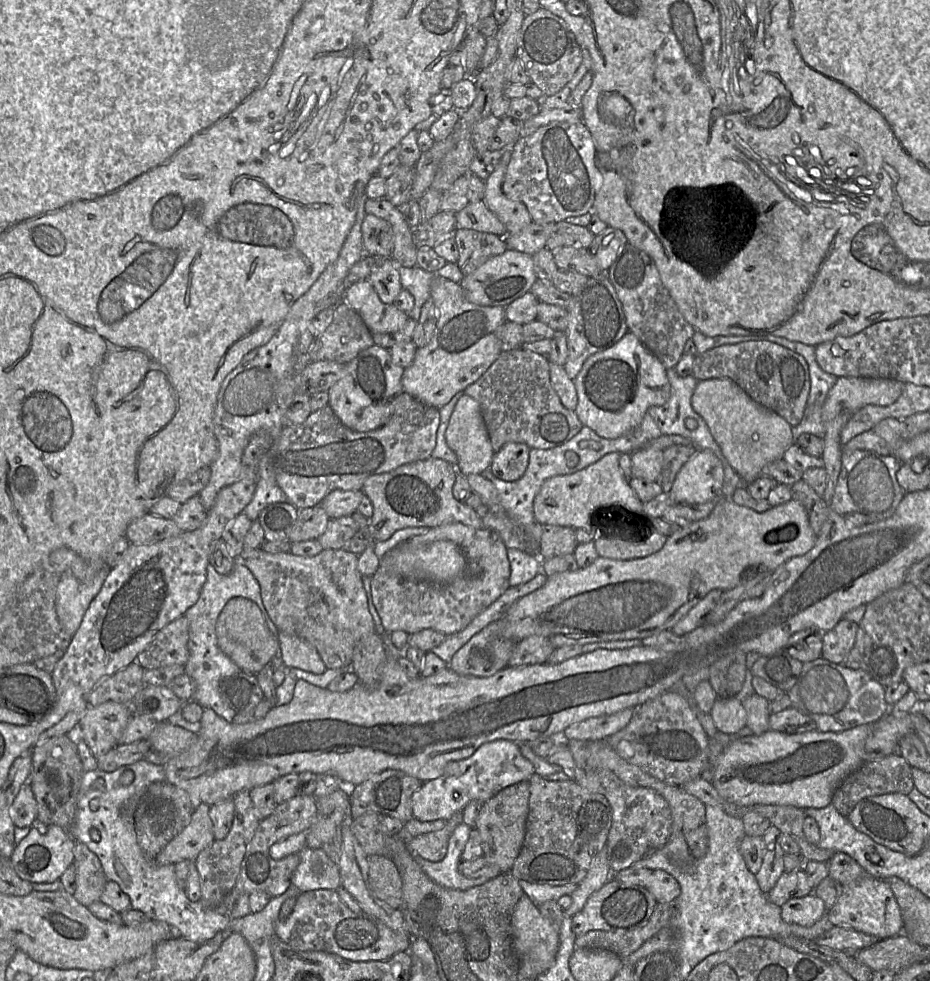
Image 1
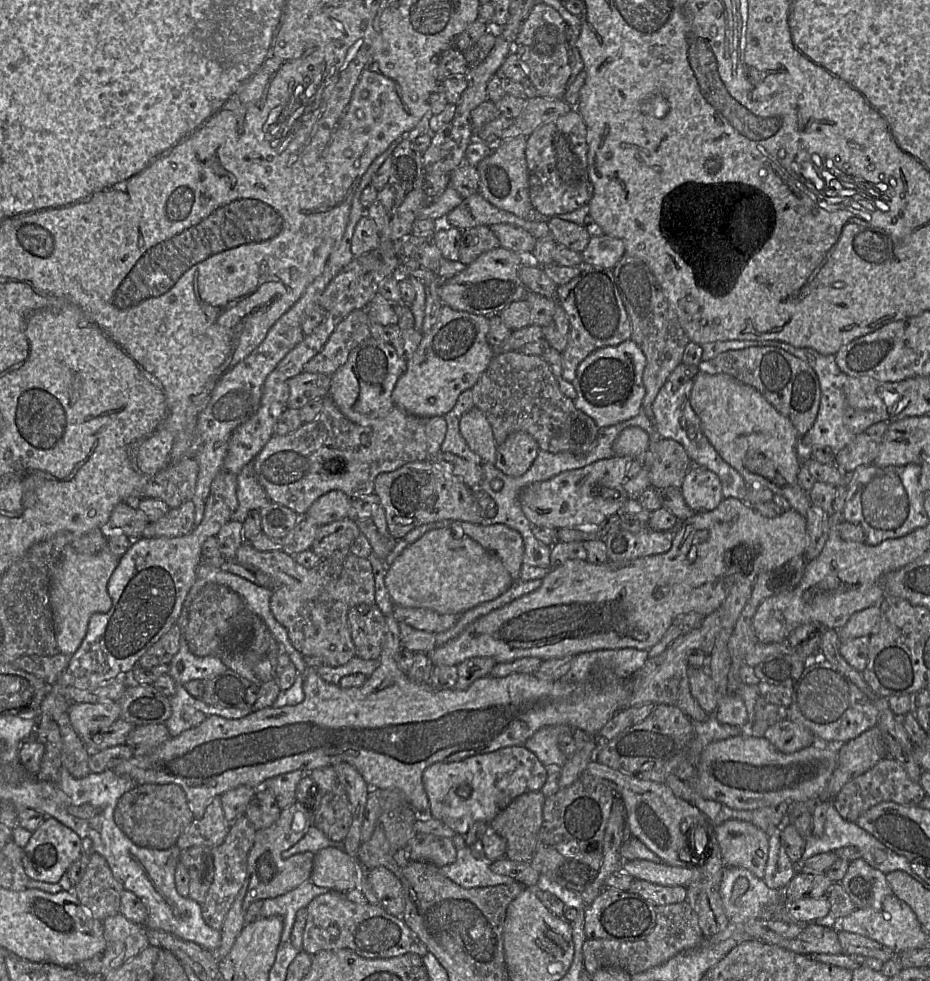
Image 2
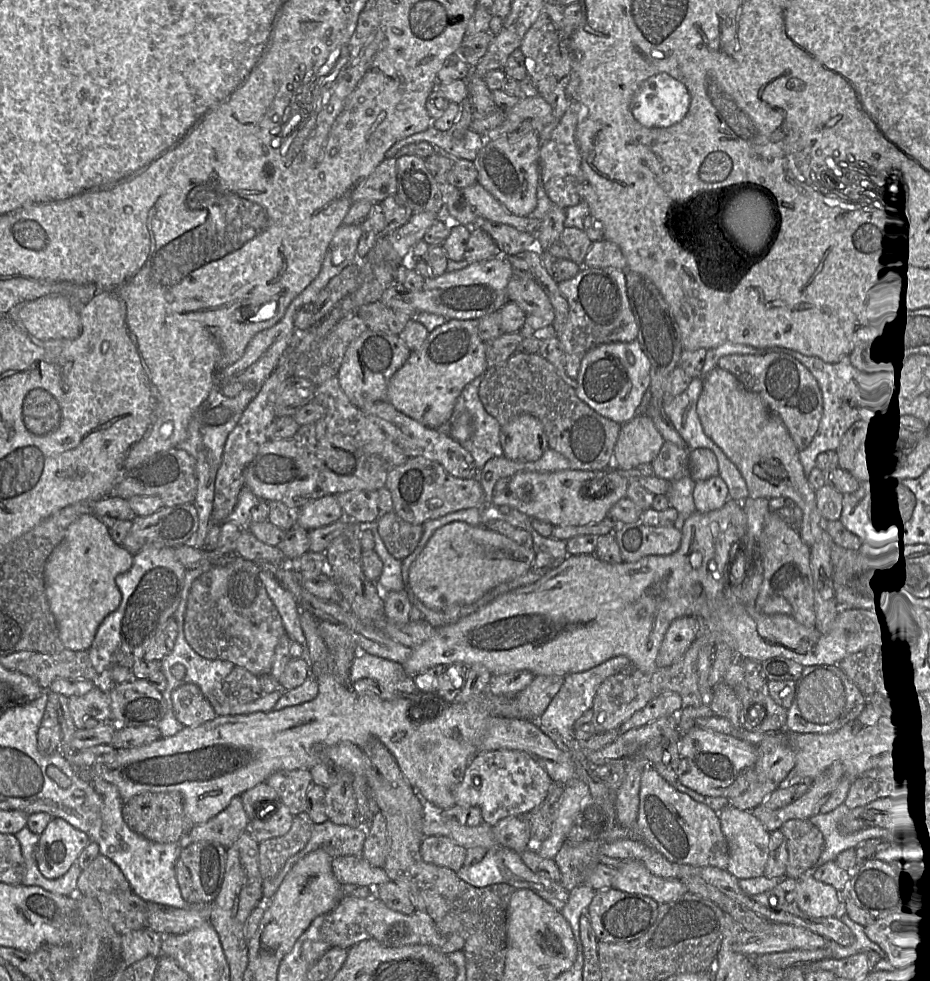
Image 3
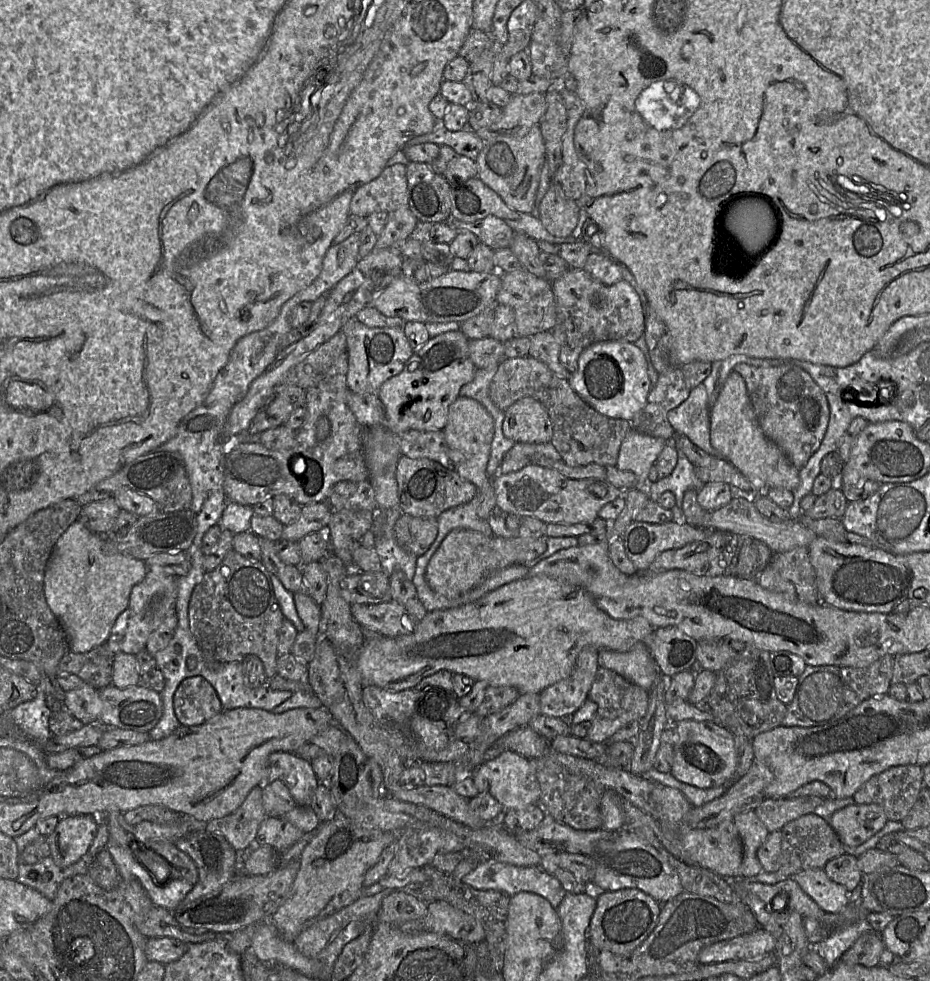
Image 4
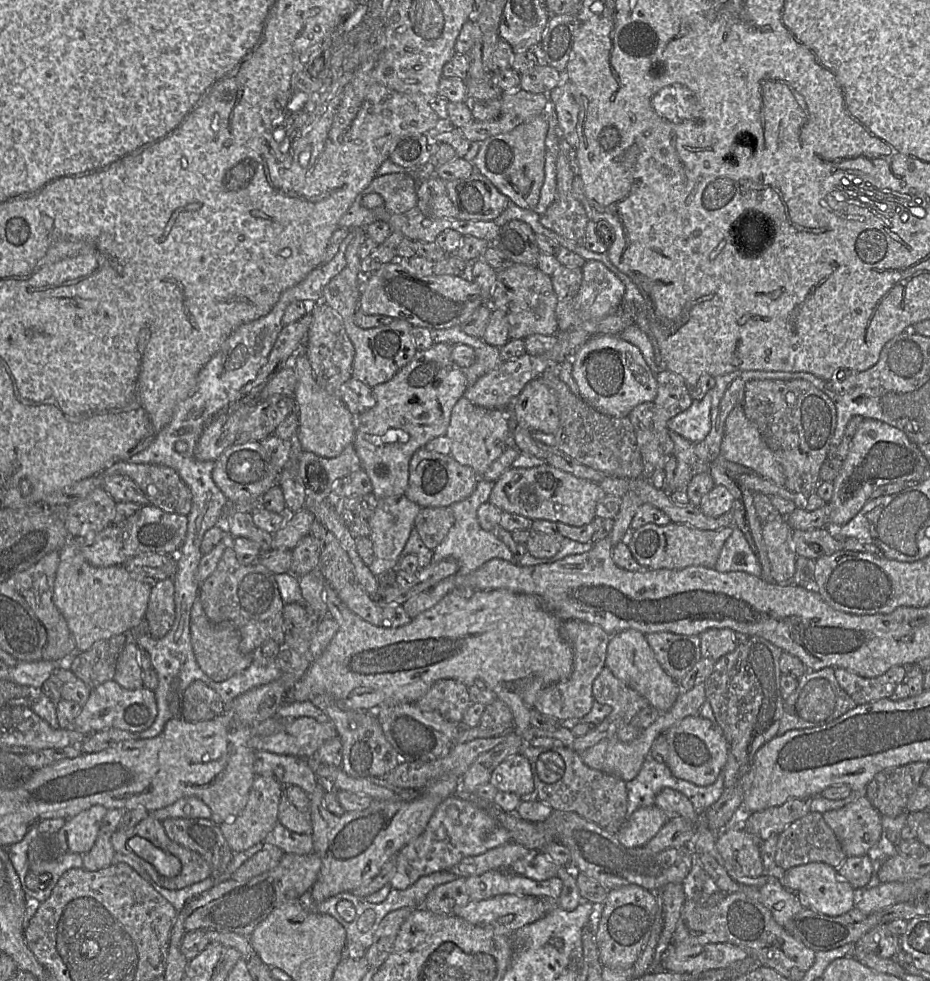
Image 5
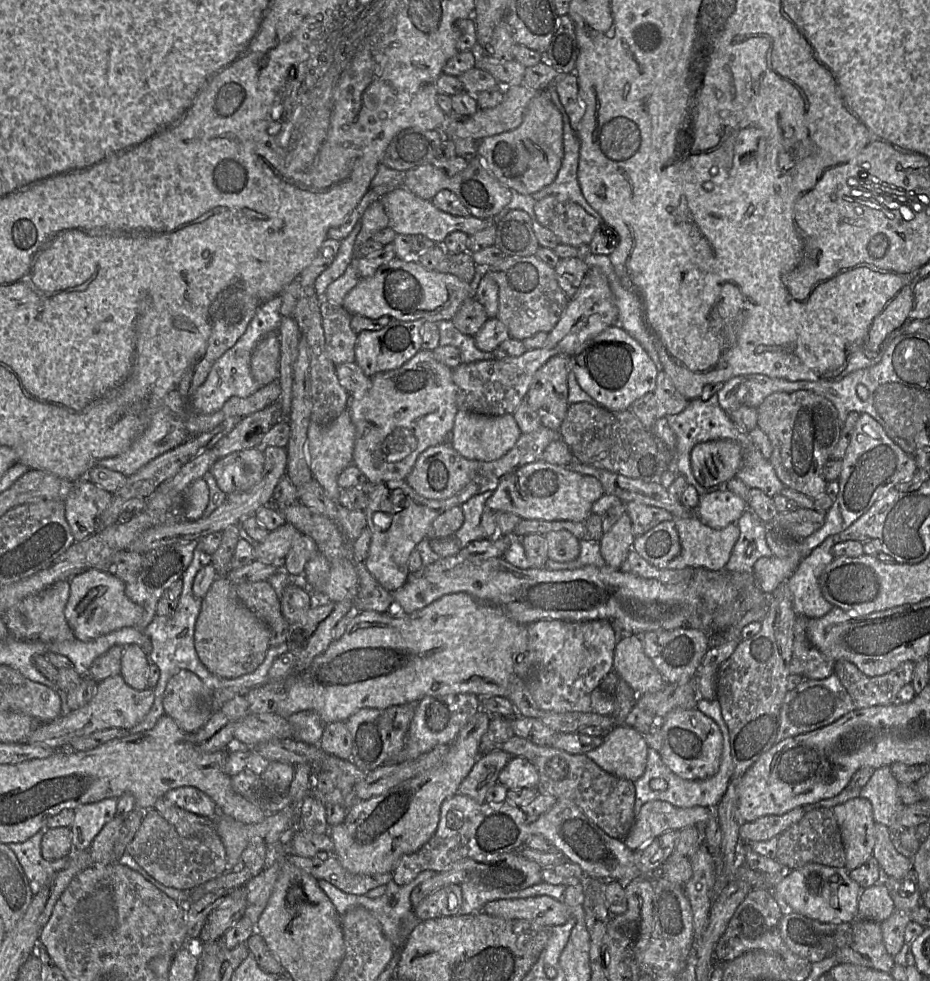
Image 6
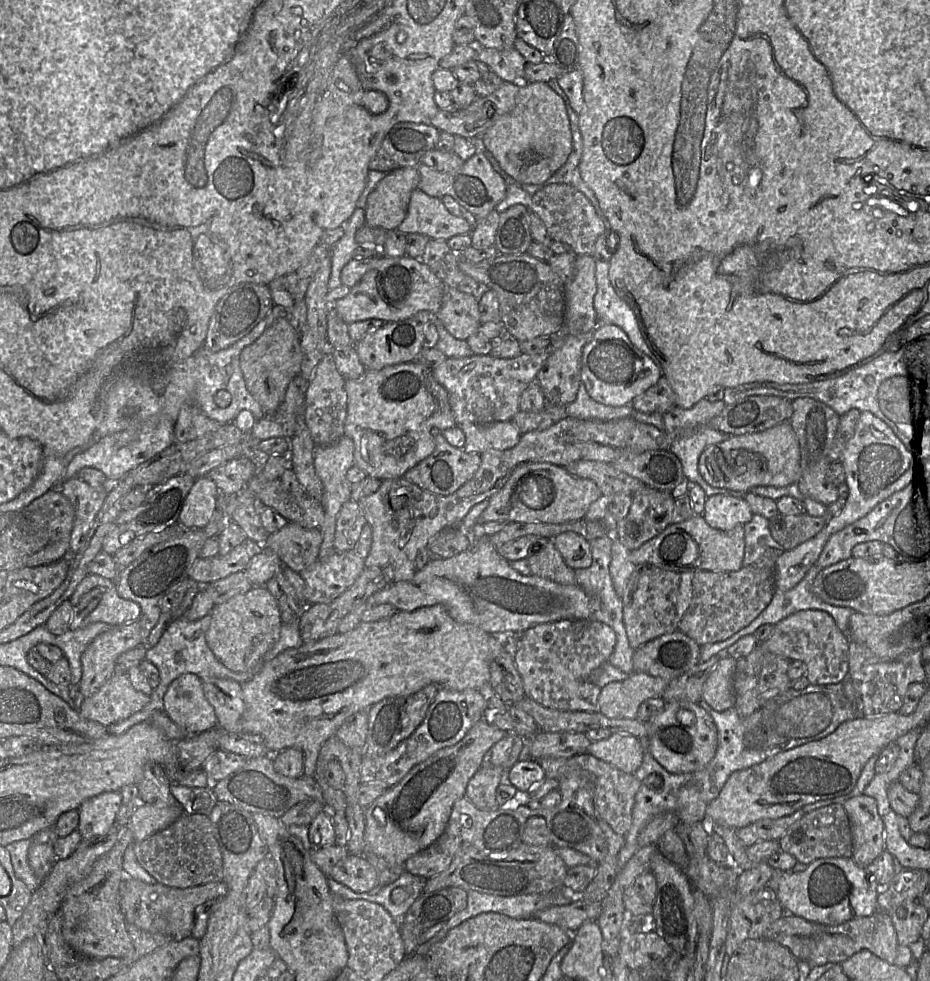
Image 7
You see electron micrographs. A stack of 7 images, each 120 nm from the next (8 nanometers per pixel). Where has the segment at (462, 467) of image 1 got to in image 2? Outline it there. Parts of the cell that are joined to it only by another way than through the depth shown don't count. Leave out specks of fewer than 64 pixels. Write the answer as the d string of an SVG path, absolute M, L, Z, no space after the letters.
M473 407L462 416L459 430L469 448L483 463L495 463L498 445L487 417L479 408Z

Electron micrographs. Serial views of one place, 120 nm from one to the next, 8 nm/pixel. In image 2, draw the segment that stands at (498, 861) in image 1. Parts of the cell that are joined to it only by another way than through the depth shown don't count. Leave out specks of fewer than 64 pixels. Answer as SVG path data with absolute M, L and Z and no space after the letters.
M541 791L526 792L515 798L489 826L506 841L505 857L530 862L543 822L546 796Z

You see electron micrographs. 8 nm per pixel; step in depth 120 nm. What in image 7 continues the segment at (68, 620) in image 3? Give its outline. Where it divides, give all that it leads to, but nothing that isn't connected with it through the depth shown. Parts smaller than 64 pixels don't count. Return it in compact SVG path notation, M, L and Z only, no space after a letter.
M88 574L78 585L70 598L73 607L69 629L84 628L91 623L105 622L112 626L136 621L142 614L141 607L135 601L125 599L118 593L114 580L98 574Z

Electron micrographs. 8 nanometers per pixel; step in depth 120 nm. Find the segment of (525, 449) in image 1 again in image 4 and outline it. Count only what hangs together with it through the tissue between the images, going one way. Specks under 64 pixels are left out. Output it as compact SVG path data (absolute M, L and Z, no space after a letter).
M531 397L512 404L503 421L503 434L514 443L546 443L553 435L553 426L545 407Z

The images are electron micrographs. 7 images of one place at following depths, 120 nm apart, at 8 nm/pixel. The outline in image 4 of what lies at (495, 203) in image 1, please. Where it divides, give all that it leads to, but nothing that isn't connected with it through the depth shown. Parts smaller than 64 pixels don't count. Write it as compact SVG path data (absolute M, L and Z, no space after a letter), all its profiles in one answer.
M539 124L521 136L501 136L484 142L476 163L479 179L495 191L508 207L520 213L531 213L540 183L546 149Z

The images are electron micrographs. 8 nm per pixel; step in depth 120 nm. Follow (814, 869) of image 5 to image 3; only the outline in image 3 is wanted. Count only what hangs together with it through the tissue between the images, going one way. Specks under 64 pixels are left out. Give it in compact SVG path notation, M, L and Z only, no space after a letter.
M811 874L798 879L794 899L802 912L813 917L838 917L843 909L841 894Z

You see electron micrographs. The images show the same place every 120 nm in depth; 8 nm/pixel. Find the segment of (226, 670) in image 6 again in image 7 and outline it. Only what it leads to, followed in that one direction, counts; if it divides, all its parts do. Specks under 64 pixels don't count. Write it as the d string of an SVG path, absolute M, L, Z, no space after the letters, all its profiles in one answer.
M254 586L249 591L235 595L216 604L211 611L211 622L205 633L206 642L215 657L230 671L247 672L275 646L283 626L276 598L266 586Z

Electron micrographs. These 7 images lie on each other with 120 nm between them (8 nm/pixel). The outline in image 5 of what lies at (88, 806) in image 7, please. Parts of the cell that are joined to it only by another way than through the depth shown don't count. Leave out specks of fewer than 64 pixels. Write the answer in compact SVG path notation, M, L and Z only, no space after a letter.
M94 805L67 819L64 826L56 833L62 852L81 855L87 853L97 839L107 811L102 805Z

